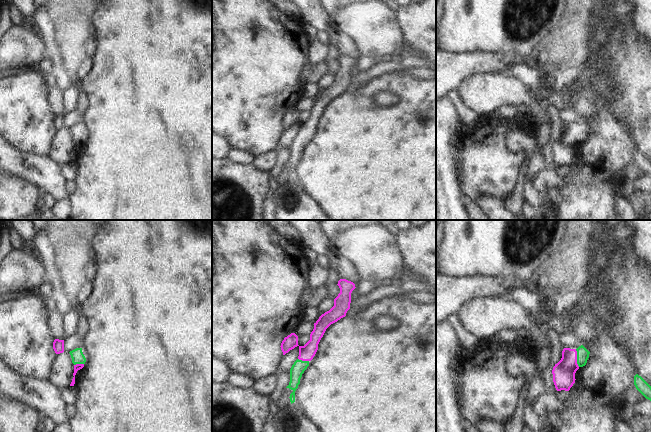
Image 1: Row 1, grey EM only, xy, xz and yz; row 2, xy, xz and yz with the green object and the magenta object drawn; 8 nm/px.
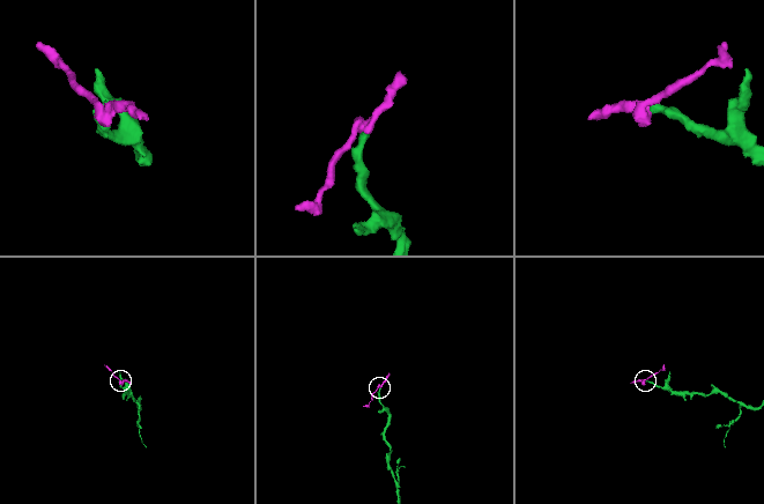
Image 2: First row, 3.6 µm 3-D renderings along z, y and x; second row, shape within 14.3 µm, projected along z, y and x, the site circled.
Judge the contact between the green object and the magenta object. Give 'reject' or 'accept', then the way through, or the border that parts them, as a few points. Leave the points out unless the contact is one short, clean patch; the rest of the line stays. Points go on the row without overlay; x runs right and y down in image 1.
accept | across yz (582, 129), (577, 134), (564, 147)

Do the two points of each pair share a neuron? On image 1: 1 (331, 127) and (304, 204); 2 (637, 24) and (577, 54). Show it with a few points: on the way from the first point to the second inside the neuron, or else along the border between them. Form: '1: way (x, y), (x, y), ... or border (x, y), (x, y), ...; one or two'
1: border (295, 177), (304, 191), (321, 209); two
2: border (625, 26), (640, 41); two

